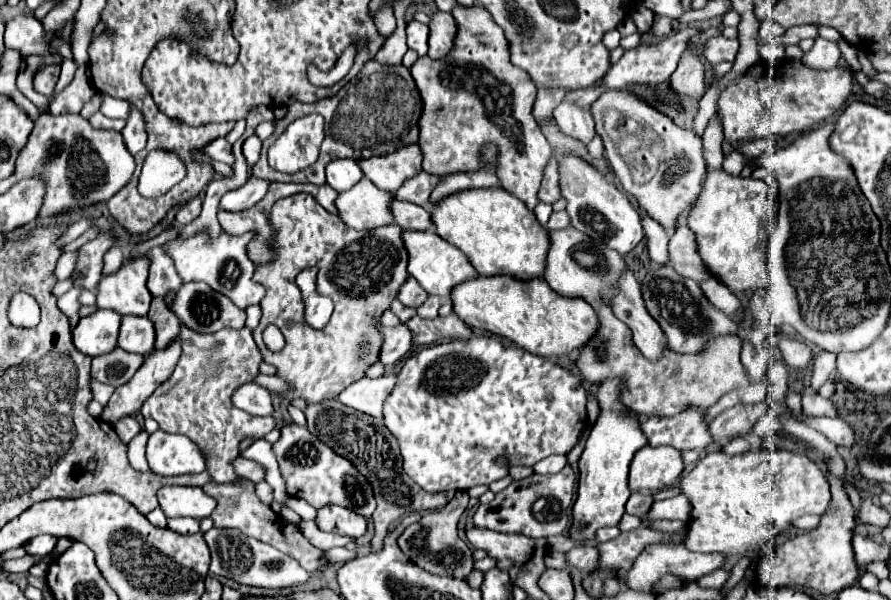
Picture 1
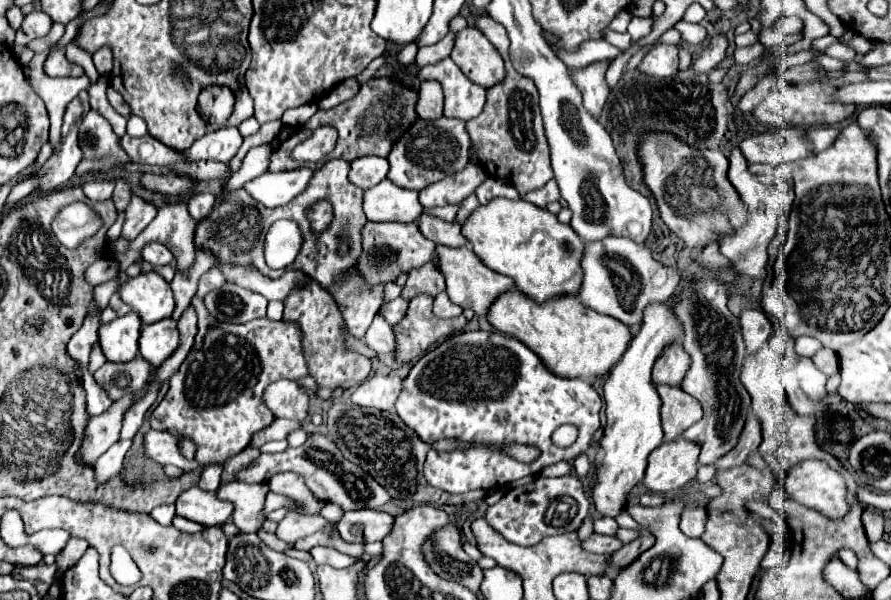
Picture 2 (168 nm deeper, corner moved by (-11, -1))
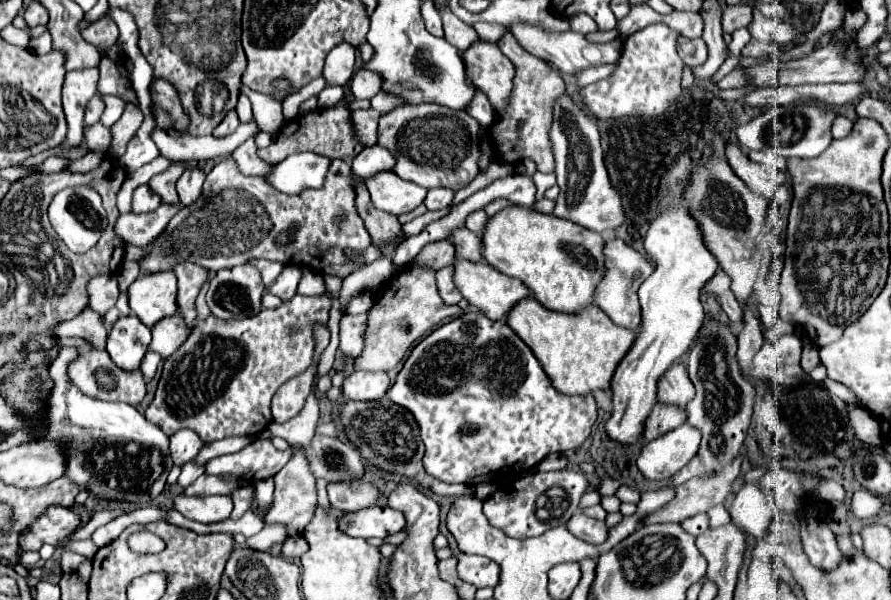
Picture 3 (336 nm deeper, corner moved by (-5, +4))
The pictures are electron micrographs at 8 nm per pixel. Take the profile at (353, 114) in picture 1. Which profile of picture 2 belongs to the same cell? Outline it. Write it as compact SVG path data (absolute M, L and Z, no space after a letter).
M379 78L379 80L369 80L367 84L361 86L361 90L357 92L355 98L351 100L345 100L341 102L339 106L333 106L329 110L319 110L307 124L299 126L295 130L295 134L291 134L287 140L283 140L279 144L279 148L271 154L269 158L269 172L281 172L281 170L295 170L295 168L301 168L301 166L309 166L313 170L321 168L325 162L319 160L317 164L315 162L297 162L297 160L291 160L291 150L309 138L309 132L313 132L313 128L319 128L321 124L329 124L333 128L337 128L339 132L339 140L335 144L335 150L325 156L327 160L335 160L335 158L343 158L347 162L355 160L355 158L361 158L361 156L369 156L369 154L375 154L375 156L387 156L391 146L397 142L397 138L407 132L411 128L411 124L417 120L417 112L415 112L415 102L417 102L417 92L407 88L407 86L401 86L397 82L393 82L391 78Z

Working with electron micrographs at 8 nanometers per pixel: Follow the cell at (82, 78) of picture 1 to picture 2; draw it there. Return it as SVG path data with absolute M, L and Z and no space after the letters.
M87 90L79 92L65 110L63 116L63 138L59 148L53 152L53 156L47 160L47 164L39 170L41 176L41 192L53 192L65 186L65 182L73 176L77 164L83 158L83 152L79 150L79 124L83 116L89 112L89 94Z

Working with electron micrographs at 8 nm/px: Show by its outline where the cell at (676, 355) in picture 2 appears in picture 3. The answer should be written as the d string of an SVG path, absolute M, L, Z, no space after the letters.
M675 361L657 381L657 397L661 403L675 403L685 407L695 395L695 387L687 377L687 369L681 361Z

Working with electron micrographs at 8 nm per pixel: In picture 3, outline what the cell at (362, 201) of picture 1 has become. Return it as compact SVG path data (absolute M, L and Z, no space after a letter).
M383 171L381 175L373 175L371 179L365 181L365 185L371 193L373 205L397 217L421 205L427 193L427 189L397 177L393 171Z

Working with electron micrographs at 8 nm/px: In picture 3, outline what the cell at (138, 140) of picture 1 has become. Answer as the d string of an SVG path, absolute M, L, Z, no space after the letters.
M95 123L93 127L89 127L85 131L85 143L89 149L93 149L95 153L103 153L103 149L109 149L111 141L113 141L113 135L107 127L103 127L101 123Z

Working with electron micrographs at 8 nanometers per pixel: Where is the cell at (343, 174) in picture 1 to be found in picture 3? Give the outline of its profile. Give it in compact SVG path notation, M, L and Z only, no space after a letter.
M373 145L365 147L357 157L351 161L351 169L361 179L369 179L381 171L391 171L395 165L395 159L391 153L387 153L383 147Z

